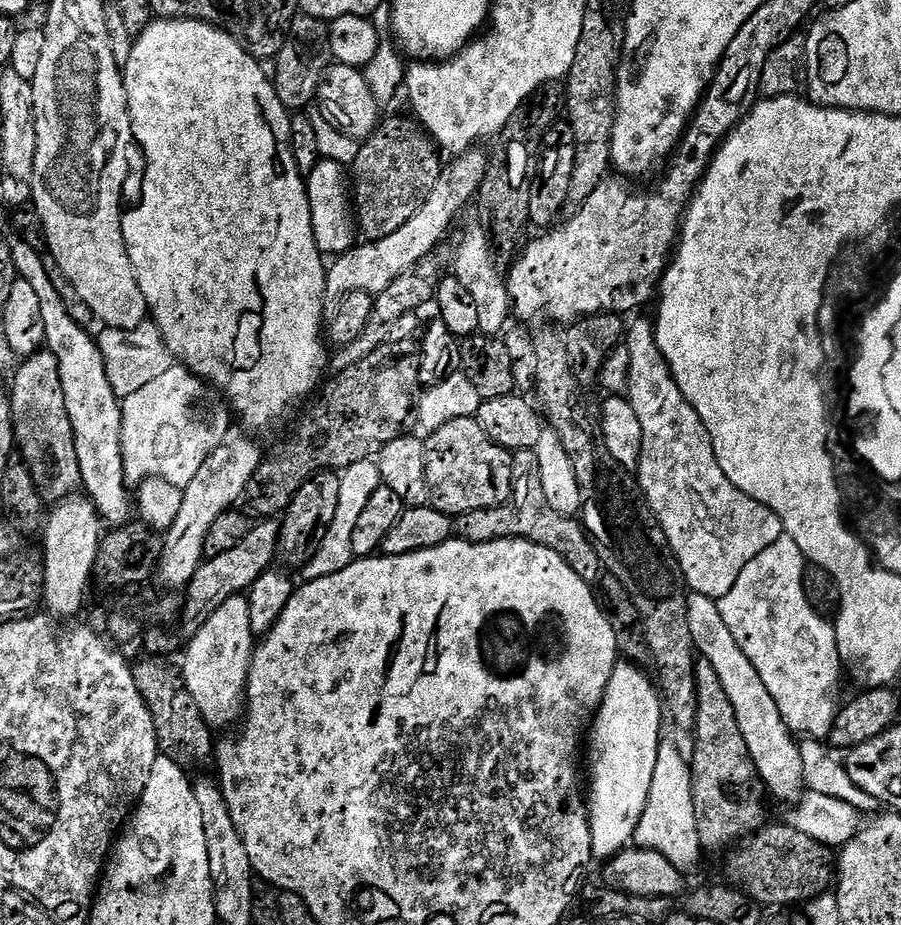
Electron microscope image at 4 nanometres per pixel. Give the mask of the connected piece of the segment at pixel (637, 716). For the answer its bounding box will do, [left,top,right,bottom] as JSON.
[586,663,662,862]

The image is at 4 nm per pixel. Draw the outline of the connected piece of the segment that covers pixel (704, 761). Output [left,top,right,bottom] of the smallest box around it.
[690,658,766,849]

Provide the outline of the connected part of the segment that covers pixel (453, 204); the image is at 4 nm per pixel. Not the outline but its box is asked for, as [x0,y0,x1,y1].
[325,164,485,300]

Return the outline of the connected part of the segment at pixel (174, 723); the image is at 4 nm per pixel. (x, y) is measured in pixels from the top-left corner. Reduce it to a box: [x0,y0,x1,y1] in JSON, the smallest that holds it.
[132,658,213,766]

